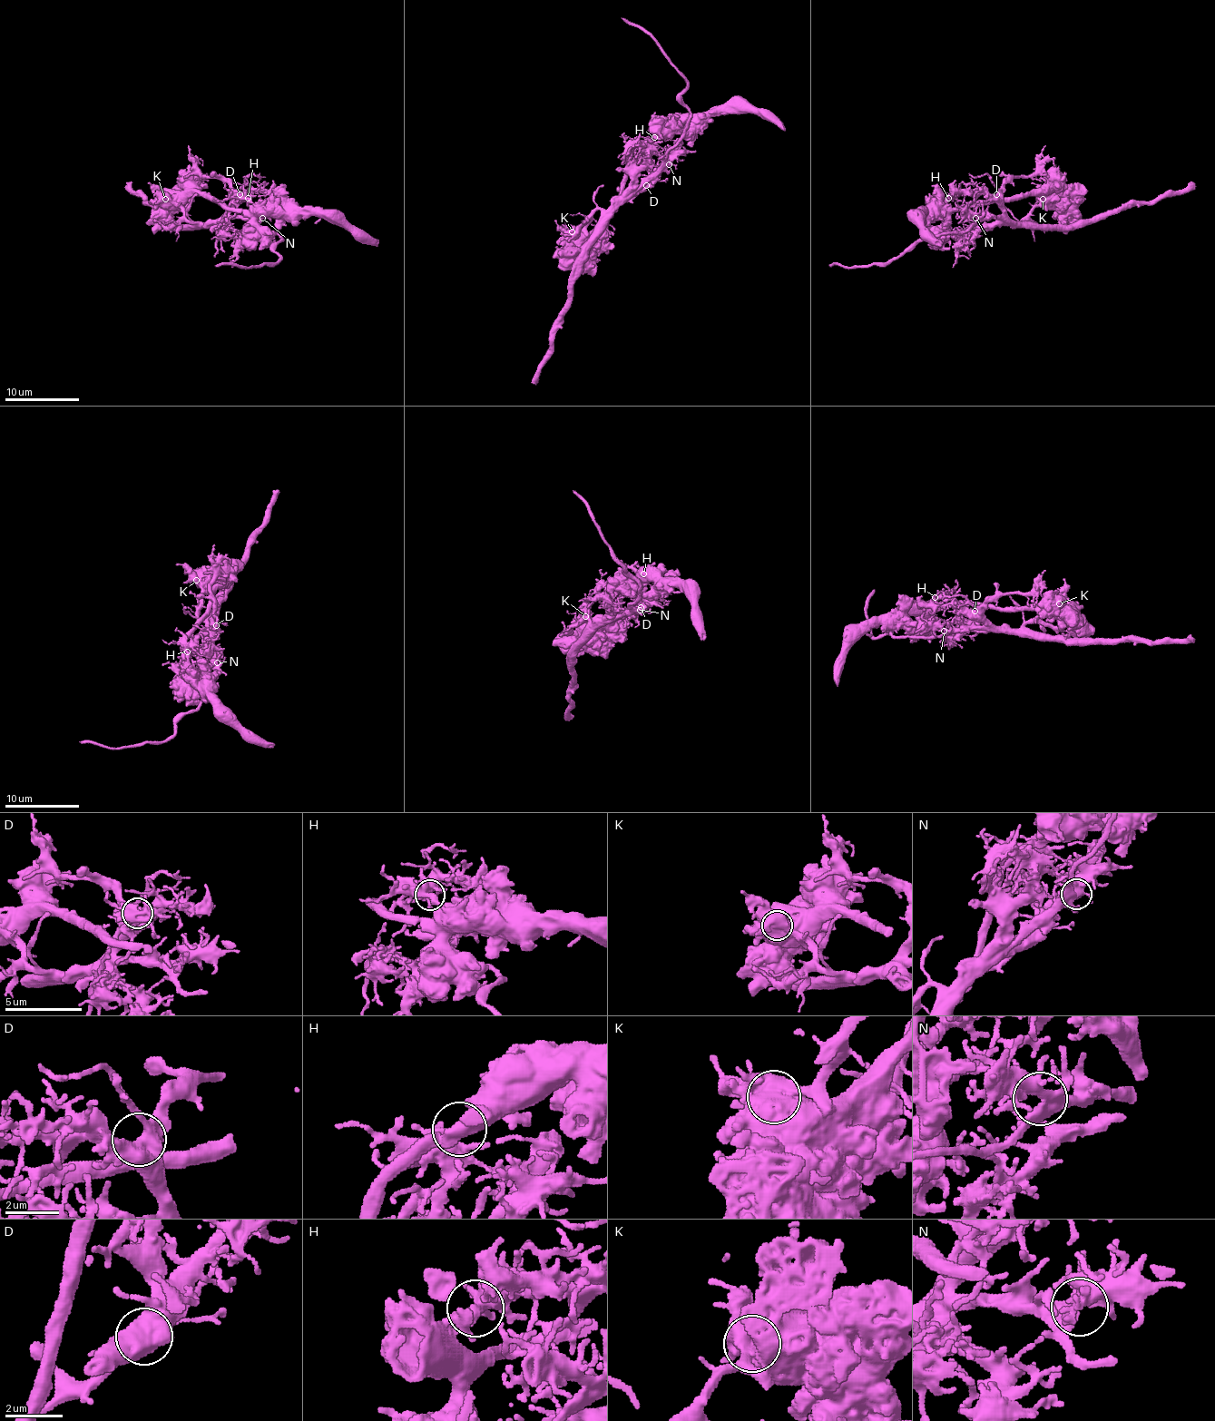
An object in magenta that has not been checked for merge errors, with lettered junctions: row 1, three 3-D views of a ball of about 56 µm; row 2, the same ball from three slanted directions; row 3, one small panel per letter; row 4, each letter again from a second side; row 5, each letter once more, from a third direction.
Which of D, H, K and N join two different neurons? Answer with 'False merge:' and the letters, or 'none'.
False merge: H, K

